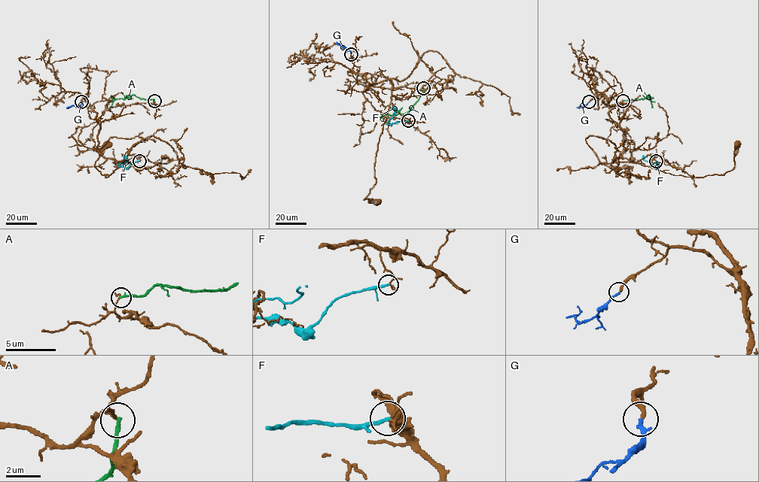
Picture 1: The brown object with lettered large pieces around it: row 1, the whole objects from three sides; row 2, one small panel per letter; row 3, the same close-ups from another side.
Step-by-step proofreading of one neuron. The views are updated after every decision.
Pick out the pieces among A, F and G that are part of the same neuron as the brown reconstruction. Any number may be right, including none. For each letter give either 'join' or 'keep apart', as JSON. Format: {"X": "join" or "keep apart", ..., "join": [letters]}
{"A": "keep apart", "F": "keep apart", "G": "join", "join": ["G"]}

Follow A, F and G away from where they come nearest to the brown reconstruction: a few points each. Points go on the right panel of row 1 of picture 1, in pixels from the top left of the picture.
A: (623, 101), (645, 98), (648, 95), (652, 107)
F: (656, 161), (657, 168), (659, 165), (656, 163), (644, 160), (643, 155)
G: (589, 101), (578, 108)

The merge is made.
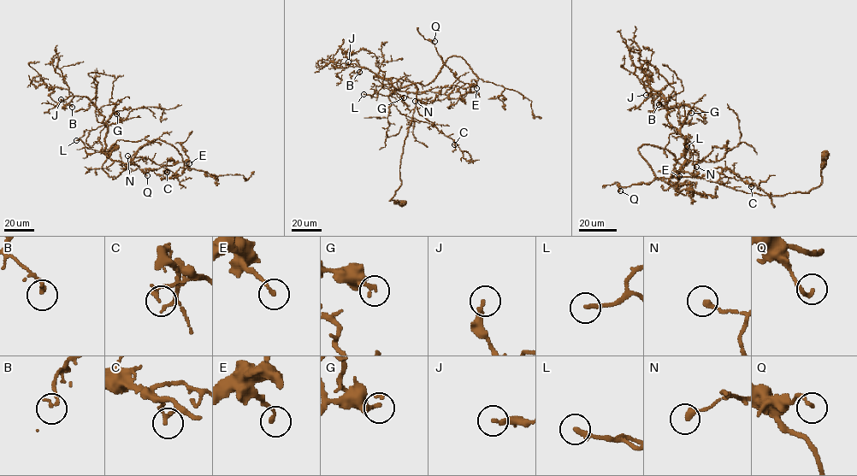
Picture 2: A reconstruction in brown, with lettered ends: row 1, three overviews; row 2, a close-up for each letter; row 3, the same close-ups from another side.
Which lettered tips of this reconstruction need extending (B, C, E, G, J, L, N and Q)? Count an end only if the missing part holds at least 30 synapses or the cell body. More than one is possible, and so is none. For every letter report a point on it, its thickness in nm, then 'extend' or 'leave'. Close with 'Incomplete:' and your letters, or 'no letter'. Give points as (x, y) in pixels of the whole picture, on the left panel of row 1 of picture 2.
B: place (72, 107); calibre 170 nm; leave
C: place (167, 172); calibre 200 nm; leave
E: place (189, 163); calibre 170 nm; leave
G: place (116, 114); calibre 260 nm; leave
J: place (61, 99); calibre 240 nm; leave
L: place (76, 140); calibre 240 nm; extend
N: place (127, 155); calibre 280 nm; leave
Q: place (147, 175); calibre 170 nm; leave
Incomplete: L

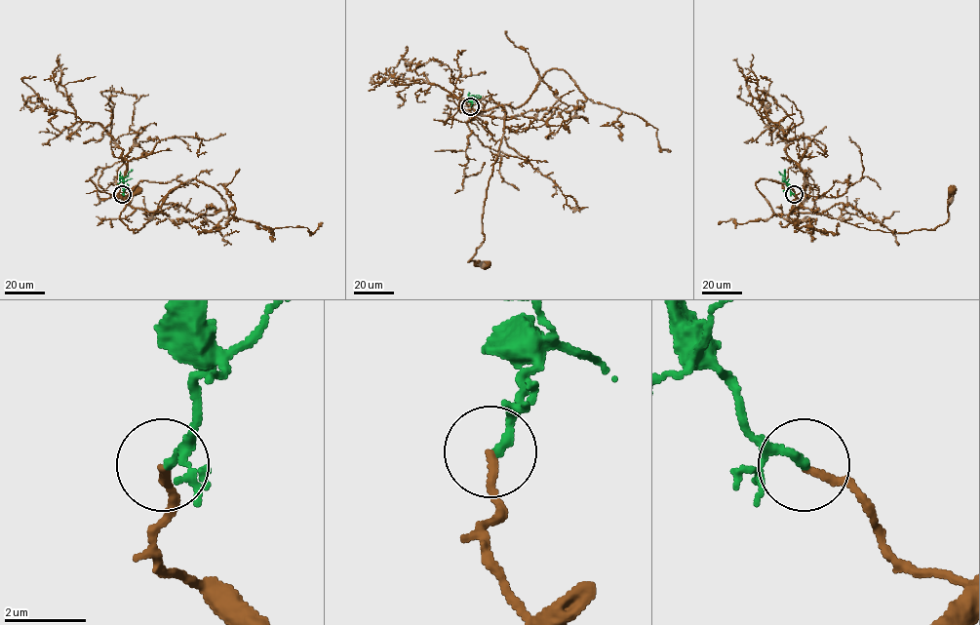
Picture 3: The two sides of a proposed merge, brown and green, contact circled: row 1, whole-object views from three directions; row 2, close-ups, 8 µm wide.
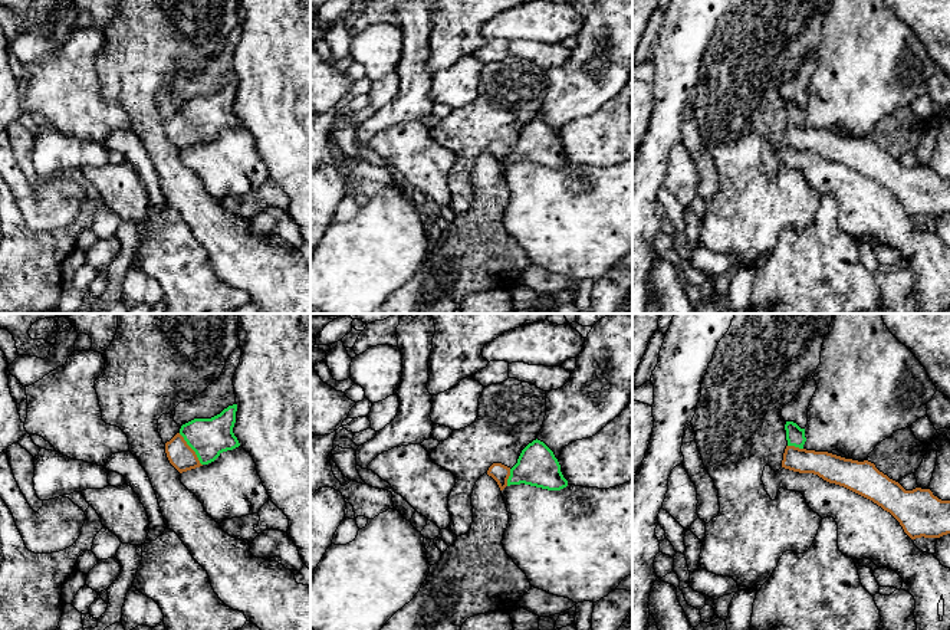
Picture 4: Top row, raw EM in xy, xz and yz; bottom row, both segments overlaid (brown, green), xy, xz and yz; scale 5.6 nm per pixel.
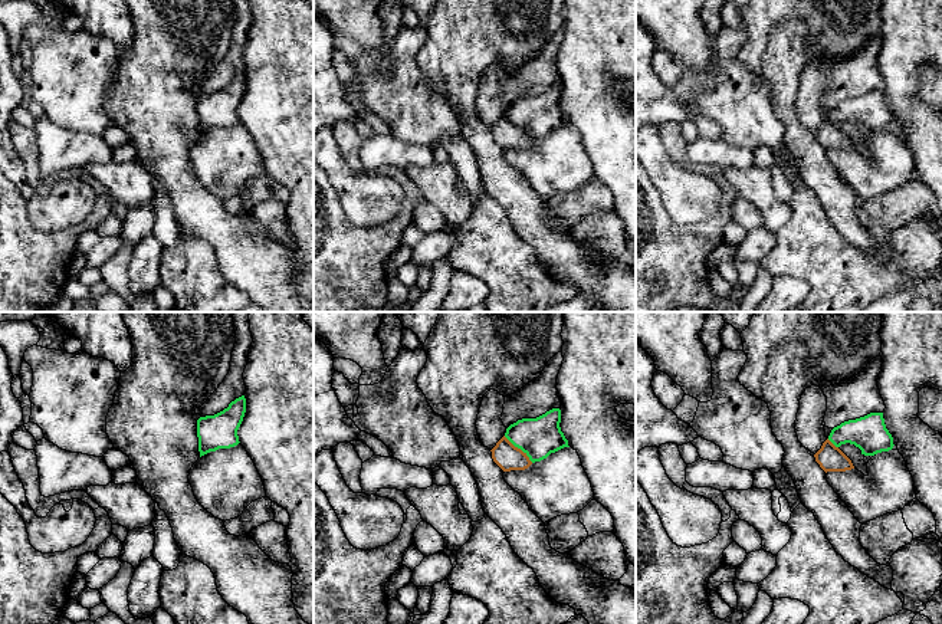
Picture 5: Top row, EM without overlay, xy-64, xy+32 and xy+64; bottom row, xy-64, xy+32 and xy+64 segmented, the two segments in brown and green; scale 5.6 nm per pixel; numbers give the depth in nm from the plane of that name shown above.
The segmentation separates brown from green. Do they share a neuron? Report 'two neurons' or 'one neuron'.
one neuron

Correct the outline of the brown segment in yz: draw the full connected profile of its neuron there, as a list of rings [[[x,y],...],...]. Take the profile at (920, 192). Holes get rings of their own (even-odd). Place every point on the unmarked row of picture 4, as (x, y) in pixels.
[[[786,99],[785,108],[788,124],[782,145],[818,152],[872,178],[890,190],[911,217],[950,211],[950,178],[939,177],[930,167],[905,168],[868,138],[858,140],[828,129],[806,128],[805,106],[793,99]]]

